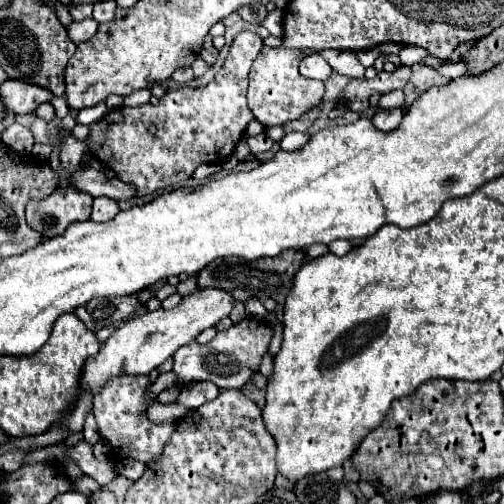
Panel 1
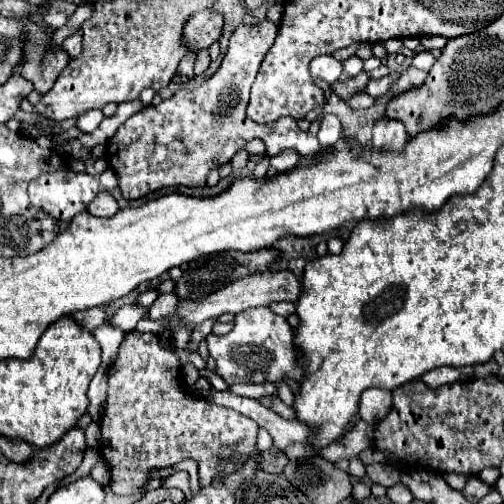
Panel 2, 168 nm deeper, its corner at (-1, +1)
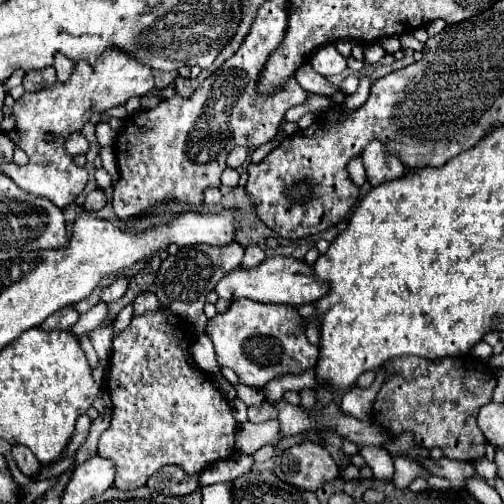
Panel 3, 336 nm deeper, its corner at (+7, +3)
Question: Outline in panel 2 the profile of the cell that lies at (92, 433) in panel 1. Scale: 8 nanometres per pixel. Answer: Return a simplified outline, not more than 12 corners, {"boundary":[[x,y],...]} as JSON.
{"boundary":[[100,365],[90,389],[88,413],[102,417],[106,401],[106,367]]}

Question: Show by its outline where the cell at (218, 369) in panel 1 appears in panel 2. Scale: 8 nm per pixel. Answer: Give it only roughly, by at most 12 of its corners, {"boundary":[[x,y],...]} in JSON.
{"boundary":[[236,313],[208,351],[232,383],[304,379],[286,317]]}

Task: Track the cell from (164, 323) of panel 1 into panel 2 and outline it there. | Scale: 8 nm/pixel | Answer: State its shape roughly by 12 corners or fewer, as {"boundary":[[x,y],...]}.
{"boundary":[[292,271],[252,273],[202,301],[180,301],[184,325],[274,301],[298,301]]}

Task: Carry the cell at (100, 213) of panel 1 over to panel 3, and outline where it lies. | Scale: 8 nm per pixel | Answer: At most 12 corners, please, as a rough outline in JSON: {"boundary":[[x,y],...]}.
{"boundary":[[100,189],[88,193],[84,209],[100,211],[106,205],[106,195]]}

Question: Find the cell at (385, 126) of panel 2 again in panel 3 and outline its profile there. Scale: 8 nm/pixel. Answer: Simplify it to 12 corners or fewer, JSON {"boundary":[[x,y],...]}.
{"boundary":[[378,139],[364,147],[372,187],[398,179],[402,161]]}

